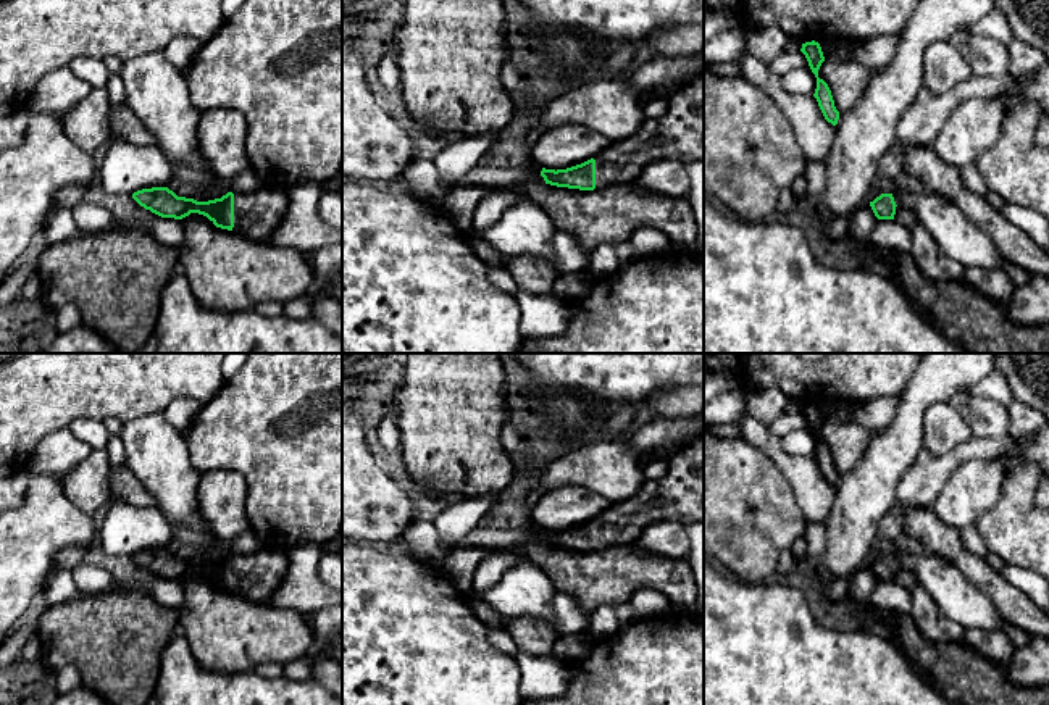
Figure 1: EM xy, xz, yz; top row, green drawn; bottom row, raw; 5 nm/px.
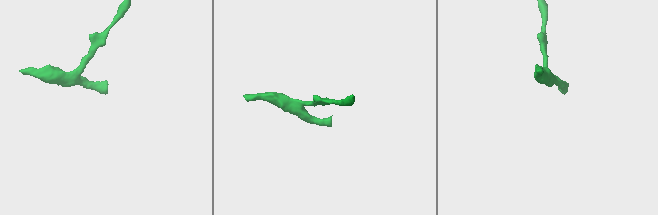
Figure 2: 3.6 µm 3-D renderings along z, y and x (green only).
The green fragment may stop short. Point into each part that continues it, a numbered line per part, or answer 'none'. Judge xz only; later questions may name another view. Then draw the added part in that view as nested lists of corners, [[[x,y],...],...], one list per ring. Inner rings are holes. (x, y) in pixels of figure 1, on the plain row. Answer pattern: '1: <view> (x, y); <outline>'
1: xz (678, 496); [[[704,436],[667,461],[662,478],[646,479],[634,495],[596,515],[597,552],[631,547],[654,523],[704,523]]]

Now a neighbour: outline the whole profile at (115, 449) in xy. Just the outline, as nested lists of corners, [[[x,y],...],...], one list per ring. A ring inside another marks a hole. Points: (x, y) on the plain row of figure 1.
[[[110,434],[107,442],[108,460],[113,468],[123,468],[126,465],[126,452],[119,434]]]

